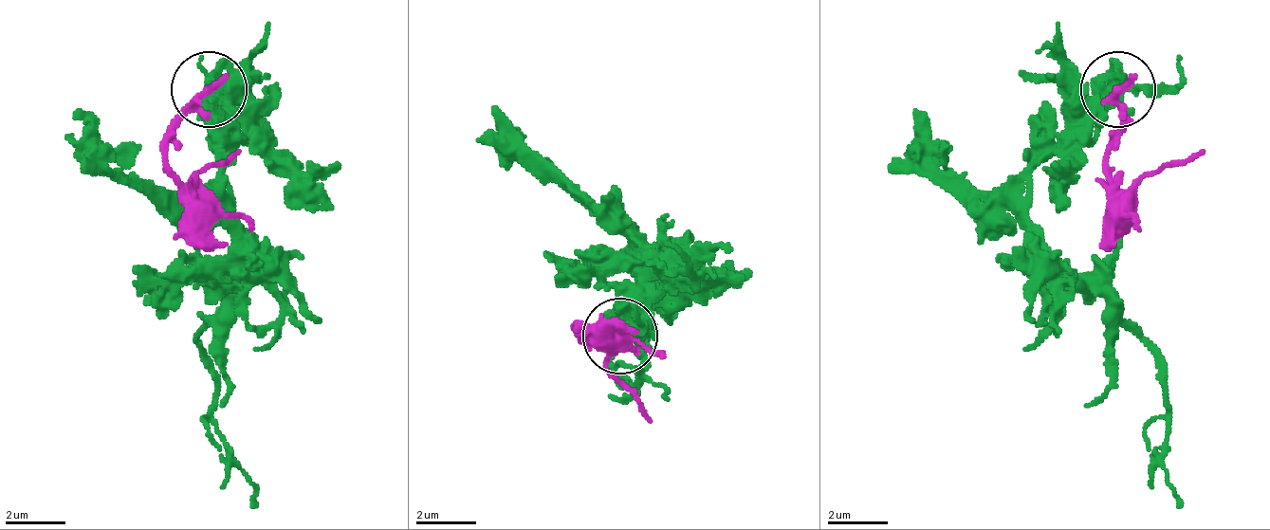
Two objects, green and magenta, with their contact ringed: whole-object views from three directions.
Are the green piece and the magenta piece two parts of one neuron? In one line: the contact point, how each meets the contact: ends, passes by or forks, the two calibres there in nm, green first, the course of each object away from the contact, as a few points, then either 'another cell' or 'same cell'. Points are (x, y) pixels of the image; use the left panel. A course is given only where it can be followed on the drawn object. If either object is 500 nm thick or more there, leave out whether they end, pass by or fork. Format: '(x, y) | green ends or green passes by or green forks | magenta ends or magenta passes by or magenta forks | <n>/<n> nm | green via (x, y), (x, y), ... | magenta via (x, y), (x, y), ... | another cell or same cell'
(209, 89) | green forks | magenta ends | 440/360 nm | green via (211, 87), (226, 170), (233, 238), (233, 298), (203, 343), (218, 388), (218, 441), (241, 471), (256, 508) | magenta via (211, 87), (180, 125), (173, 170), (195, 177), (241, 147) | another cell

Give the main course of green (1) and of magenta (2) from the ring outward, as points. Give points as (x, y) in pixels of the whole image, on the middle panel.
1: (621, 334), (636, 251), (644, 244), (644, 319), (615, 364), (629, 386), (652, 379), (667, 401)
2: (621, 334), (592, 341), (584, 326), (607, 341), (607, 372), (652, 424)

